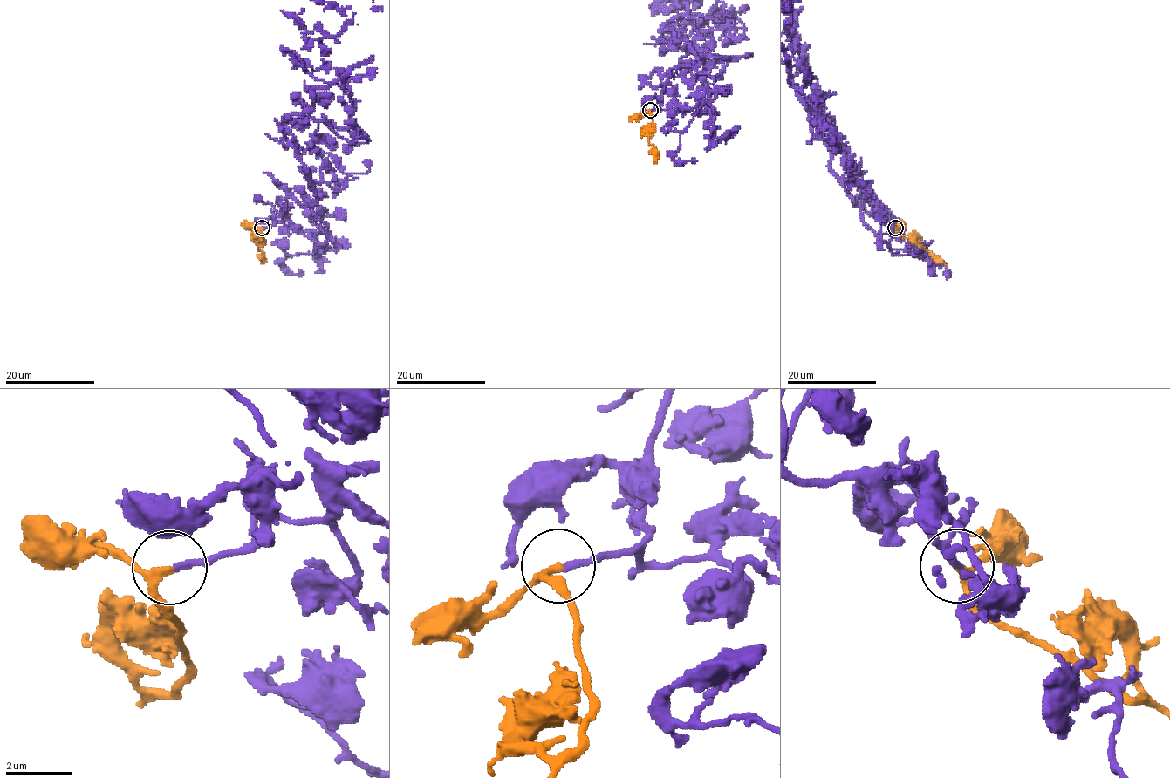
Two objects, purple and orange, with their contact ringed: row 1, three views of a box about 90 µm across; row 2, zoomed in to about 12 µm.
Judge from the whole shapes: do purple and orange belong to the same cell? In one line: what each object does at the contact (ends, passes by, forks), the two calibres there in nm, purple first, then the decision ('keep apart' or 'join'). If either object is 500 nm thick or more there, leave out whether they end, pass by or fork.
purple ends there; orange passes by; 190 nm thick on the purple side, 200 nm on the other; join

